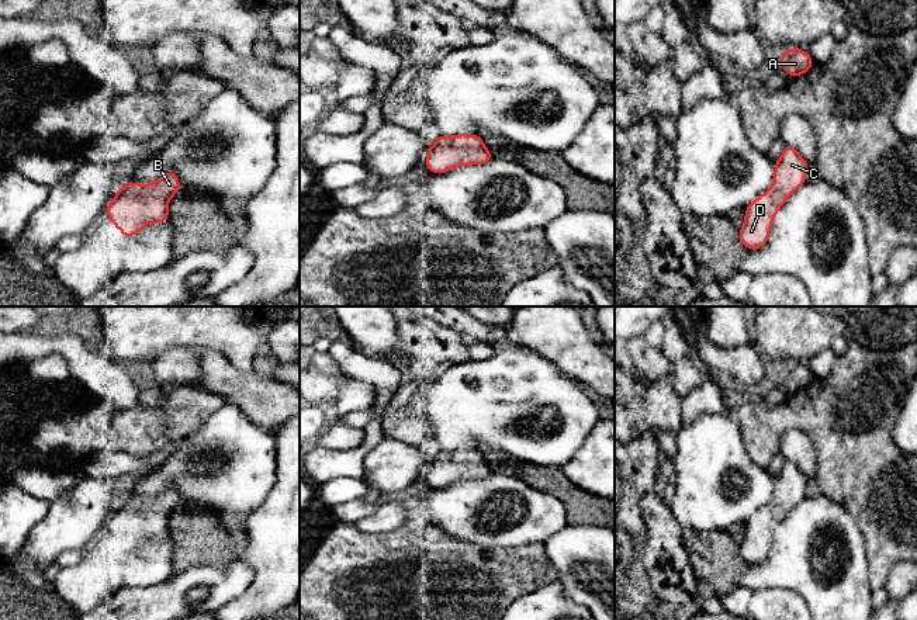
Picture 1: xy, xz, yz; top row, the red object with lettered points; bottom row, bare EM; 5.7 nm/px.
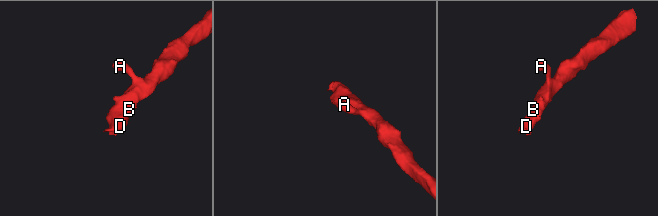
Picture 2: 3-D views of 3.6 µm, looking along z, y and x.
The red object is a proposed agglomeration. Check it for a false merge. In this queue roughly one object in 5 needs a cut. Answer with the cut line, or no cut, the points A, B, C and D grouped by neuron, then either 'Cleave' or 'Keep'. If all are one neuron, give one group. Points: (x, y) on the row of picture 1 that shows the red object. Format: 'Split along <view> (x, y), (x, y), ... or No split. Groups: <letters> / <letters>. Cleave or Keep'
No split. Groups: A B C D. Keep

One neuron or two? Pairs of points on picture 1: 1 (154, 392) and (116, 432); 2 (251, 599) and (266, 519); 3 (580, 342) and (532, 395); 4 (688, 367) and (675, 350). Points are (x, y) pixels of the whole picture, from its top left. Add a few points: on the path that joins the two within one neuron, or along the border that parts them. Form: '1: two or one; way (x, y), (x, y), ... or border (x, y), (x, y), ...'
1: two; border (168, 388), (162, 405), (141, 404)
2: one; way (266, 579), (266, 539)
3: two; border (529, 349), (546, 357), (560, 371), (581, 384)
4: one; way (684, 363), (680, 354)

